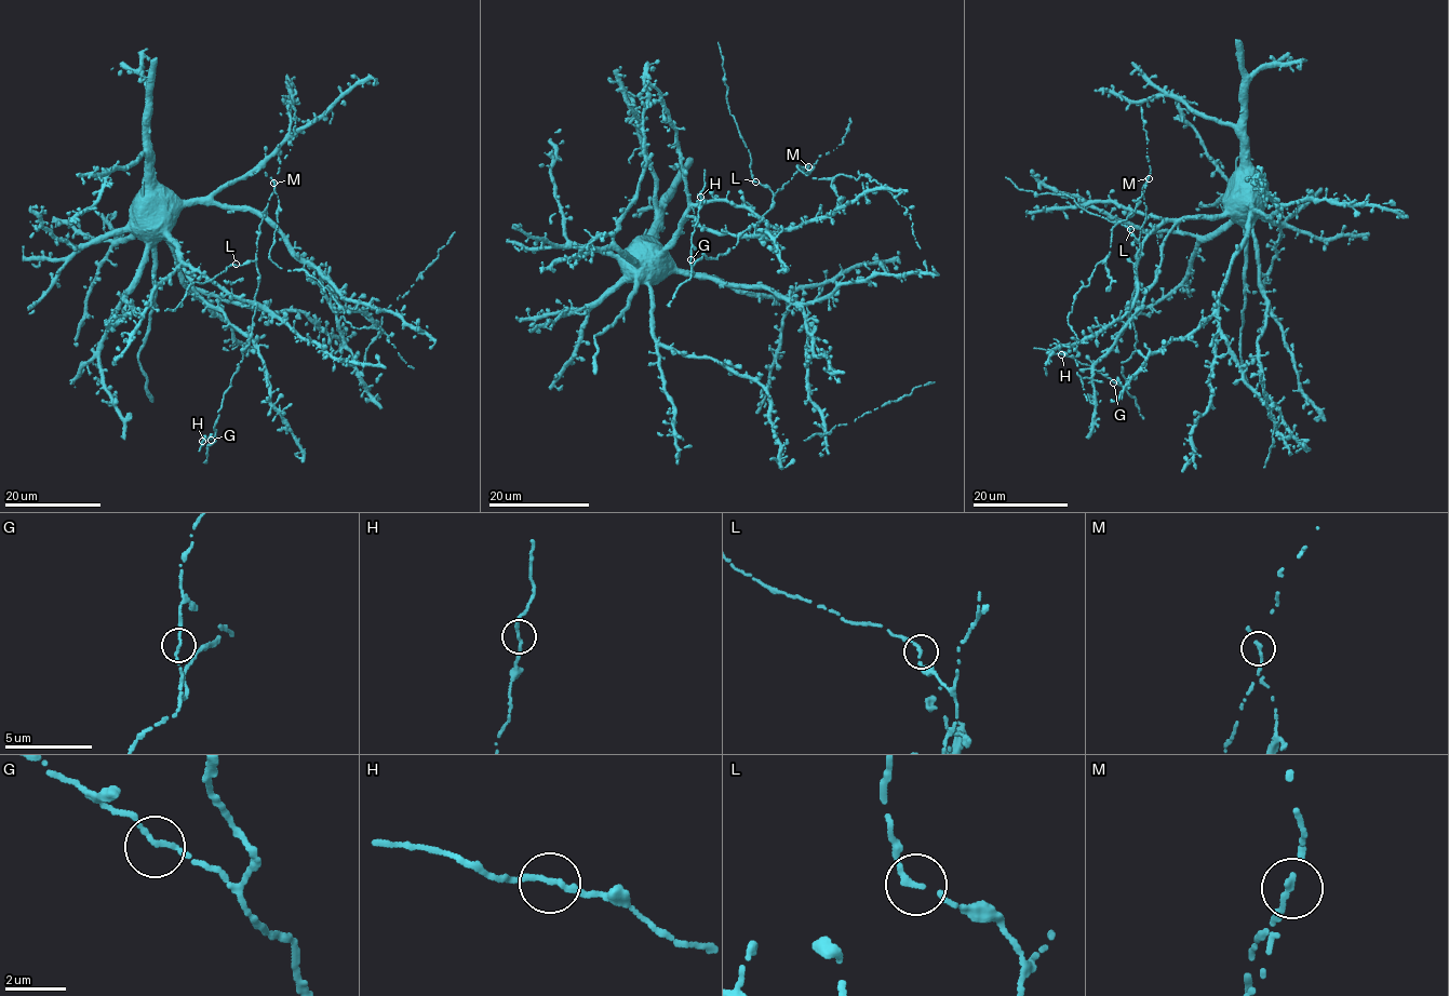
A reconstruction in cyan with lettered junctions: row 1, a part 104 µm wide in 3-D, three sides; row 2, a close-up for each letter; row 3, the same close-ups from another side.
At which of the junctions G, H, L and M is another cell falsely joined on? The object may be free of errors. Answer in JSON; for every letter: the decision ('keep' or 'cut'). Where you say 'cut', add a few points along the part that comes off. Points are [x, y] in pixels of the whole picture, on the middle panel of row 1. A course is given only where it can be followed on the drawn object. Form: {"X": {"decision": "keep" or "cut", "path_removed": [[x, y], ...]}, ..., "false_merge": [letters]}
{"G": {"decision": "keep"}, "H": {"decision": "keep"}, "L": {"decision": "keep"}, "M": {"decision": "cut", "path_removed": [[808, 166], [807, 174], [797, 167], [819, 179], [867, 174], [883, 185], [910, 215], [920, 247]]}, "false_merge": ["M"]}

